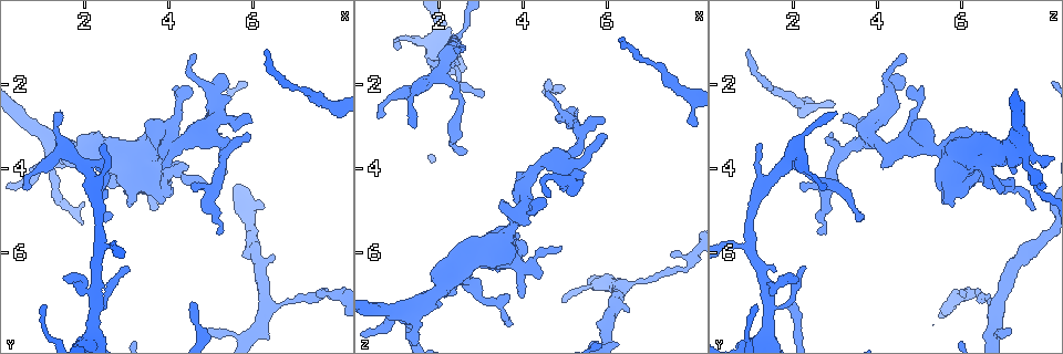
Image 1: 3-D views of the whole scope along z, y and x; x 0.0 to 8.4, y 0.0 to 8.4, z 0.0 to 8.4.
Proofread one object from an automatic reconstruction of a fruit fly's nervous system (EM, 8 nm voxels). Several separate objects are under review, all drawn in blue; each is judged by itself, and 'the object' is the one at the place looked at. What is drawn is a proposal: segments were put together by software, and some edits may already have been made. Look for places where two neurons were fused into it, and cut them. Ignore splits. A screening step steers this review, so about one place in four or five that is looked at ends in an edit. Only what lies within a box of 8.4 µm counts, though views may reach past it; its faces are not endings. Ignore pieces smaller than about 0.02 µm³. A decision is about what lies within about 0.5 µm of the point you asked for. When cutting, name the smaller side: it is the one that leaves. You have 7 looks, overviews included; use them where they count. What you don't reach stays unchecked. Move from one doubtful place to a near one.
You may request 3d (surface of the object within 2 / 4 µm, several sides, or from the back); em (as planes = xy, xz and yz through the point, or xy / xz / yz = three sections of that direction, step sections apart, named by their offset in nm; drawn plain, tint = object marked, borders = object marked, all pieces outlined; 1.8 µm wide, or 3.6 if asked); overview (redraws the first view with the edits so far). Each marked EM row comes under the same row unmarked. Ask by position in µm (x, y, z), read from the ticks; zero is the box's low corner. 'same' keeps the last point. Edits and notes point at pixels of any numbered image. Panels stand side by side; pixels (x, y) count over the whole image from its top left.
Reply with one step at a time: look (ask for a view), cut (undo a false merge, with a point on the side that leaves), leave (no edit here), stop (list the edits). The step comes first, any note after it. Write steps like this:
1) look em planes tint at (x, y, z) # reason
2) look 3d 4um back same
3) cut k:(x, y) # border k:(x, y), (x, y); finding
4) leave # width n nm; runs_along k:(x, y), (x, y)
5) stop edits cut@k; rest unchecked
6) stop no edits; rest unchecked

look em yz step 4 tint at (7.00, 2.15, 1.55) # calibre changes

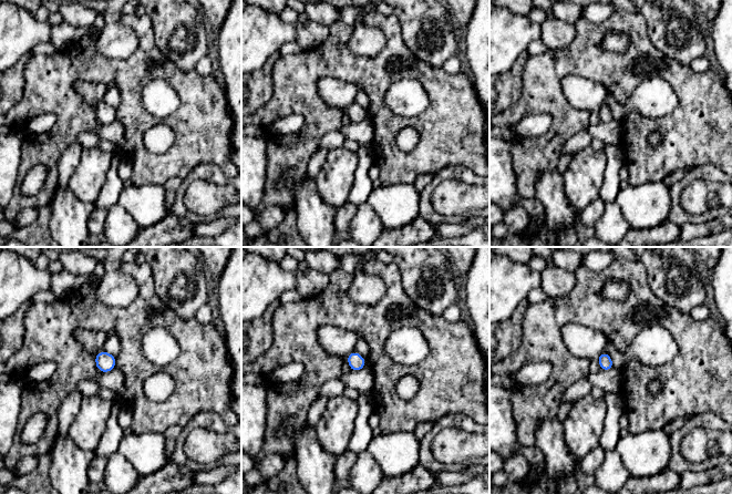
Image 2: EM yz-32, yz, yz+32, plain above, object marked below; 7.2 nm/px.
leave # all the same neuron

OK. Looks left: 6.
look em planes tint at (2.60, 4.15, 2.50) # narrows sharply

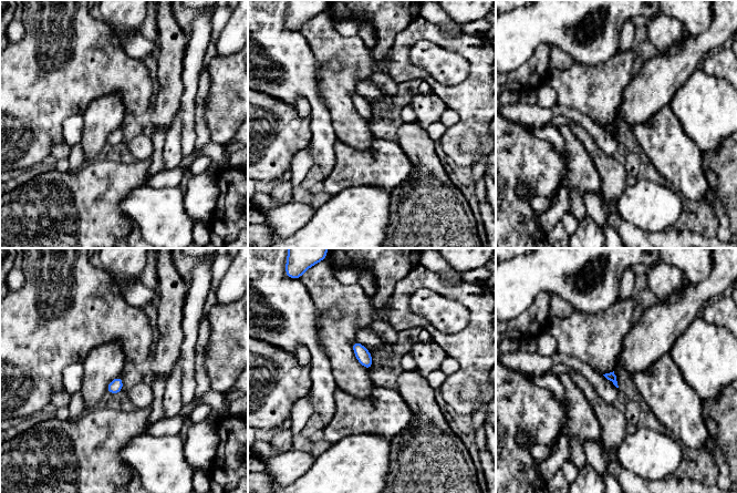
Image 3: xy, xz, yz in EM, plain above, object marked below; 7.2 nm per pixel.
leave # width 60 nm; all the same neuron

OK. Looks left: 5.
look em 3.6um xy step 4 tint at (3.55, 3.65, 5.65) # sharp bend

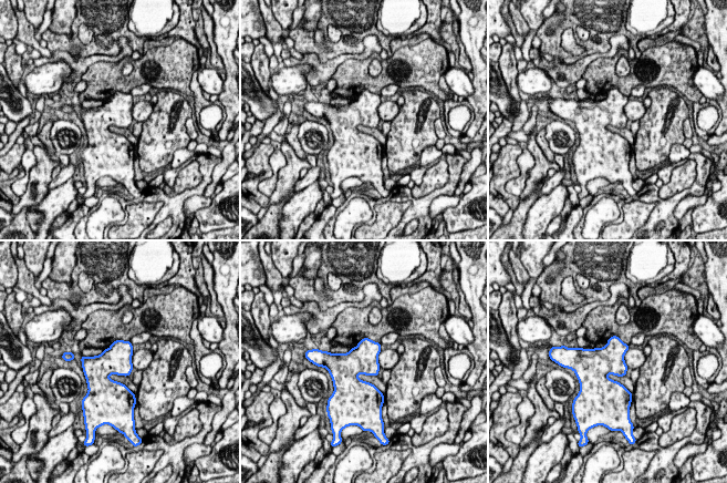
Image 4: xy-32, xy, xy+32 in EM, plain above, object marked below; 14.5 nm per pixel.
look em 3.6um planes tint same

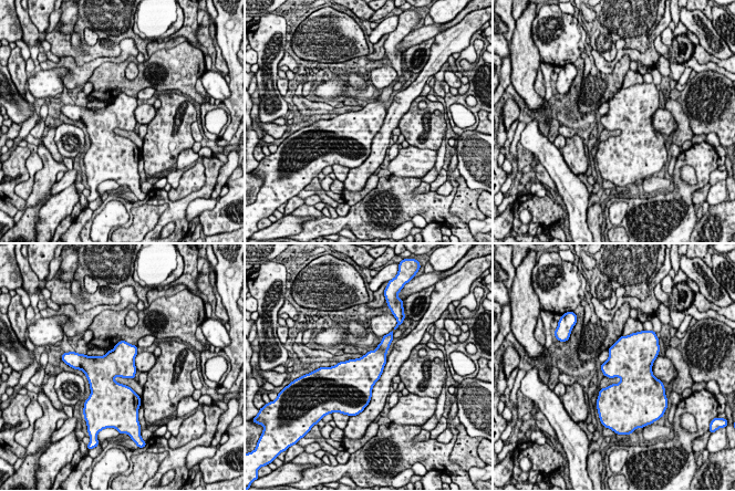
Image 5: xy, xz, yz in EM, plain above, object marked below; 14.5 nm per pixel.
leave # all the same neuron

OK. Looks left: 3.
stop no edits; rest unchecked

